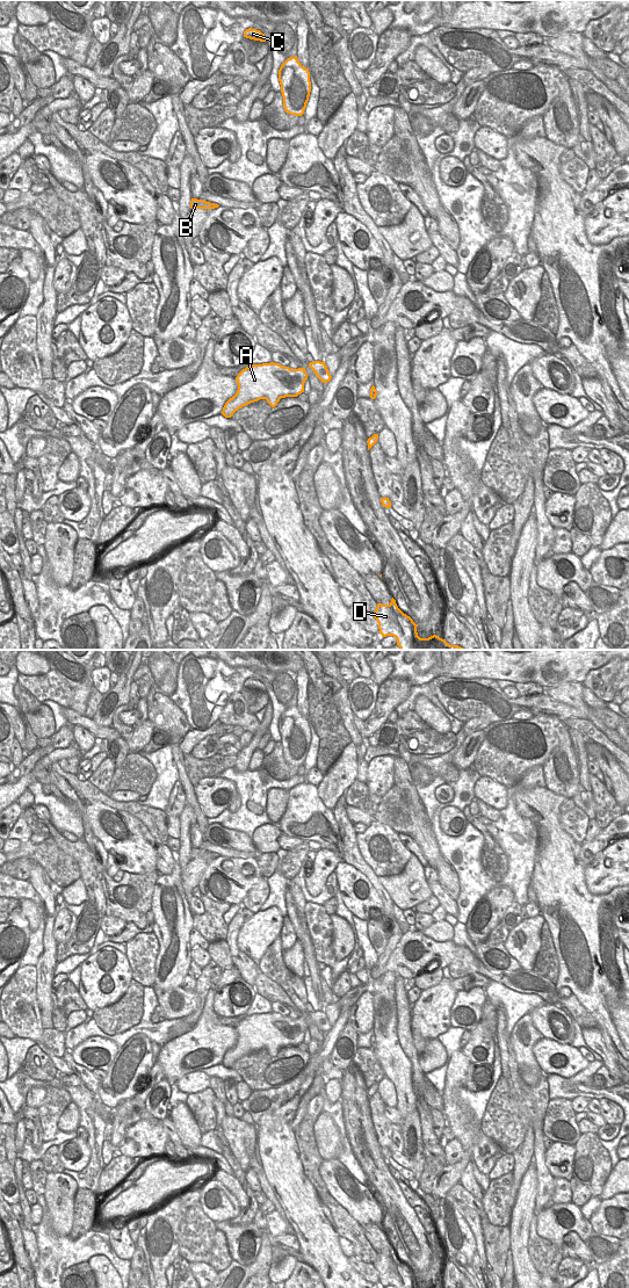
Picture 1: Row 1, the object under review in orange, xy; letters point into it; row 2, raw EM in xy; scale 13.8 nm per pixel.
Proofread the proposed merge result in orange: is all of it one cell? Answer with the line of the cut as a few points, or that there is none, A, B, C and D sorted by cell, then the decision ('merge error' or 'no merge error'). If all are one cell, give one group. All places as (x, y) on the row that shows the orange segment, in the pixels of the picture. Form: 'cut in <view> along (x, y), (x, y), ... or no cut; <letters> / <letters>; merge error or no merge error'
no cut; A B C D; no merge error

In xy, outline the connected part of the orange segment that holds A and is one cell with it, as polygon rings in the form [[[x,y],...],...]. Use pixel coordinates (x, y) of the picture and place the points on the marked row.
[[[274,362],[246,367],[236,377],[237,393],[225,403],[222,414],[231,418],[243,406],[260,399],[275,407],[281,398],[304,392],[306,379],[305,368],[290,369]]]

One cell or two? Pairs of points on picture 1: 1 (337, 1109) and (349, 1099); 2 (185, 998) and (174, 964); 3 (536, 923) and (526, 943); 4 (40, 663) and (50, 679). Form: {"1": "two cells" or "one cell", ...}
{"1": "two cells", "2": "two cells", "3": "one cell", "4": "two cells"}

